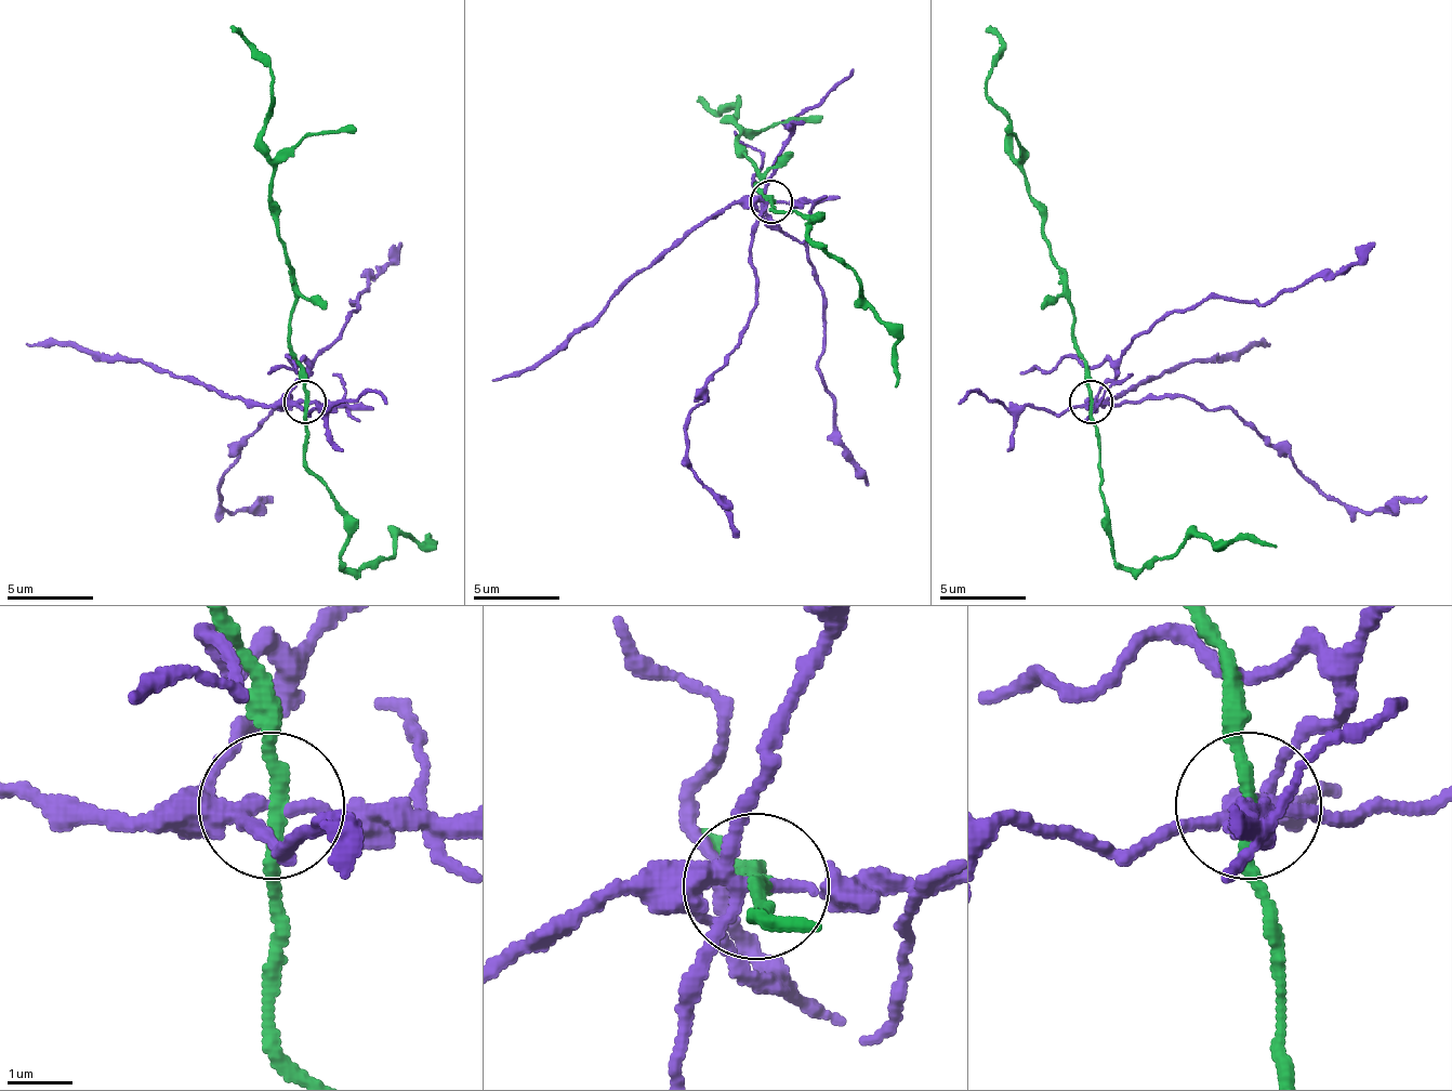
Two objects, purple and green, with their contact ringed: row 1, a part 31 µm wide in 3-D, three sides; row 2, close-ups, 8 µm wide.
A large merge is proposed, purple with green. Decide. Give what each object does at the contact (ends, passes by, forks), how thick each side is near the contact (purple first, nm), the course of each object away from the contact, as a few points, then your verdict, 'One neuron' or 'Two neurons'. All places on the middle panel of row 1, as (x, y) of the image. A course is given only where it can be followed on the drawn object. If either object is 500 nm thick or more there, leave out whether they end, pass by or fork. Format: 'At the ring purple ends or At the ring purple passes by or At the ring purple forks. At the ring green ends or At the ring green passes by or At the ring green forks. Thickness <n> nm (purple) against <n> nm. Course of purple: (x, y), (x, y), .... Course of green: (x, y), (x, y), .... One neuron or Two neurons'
At the ring purple forks. At the ring green passes by. Thickness 200 nm (purple) against 200 nm. Course of purple: (769, 200), (753, 235), (757, 303), (744, 338), (688, 416), (688, 458), (740, 536). Course of green: (769, 200), (757, 183), (762, 179), (744, 158), (740, 132), (731, 123), (736, 97), (723, 110), (697, 102). Two neurons

